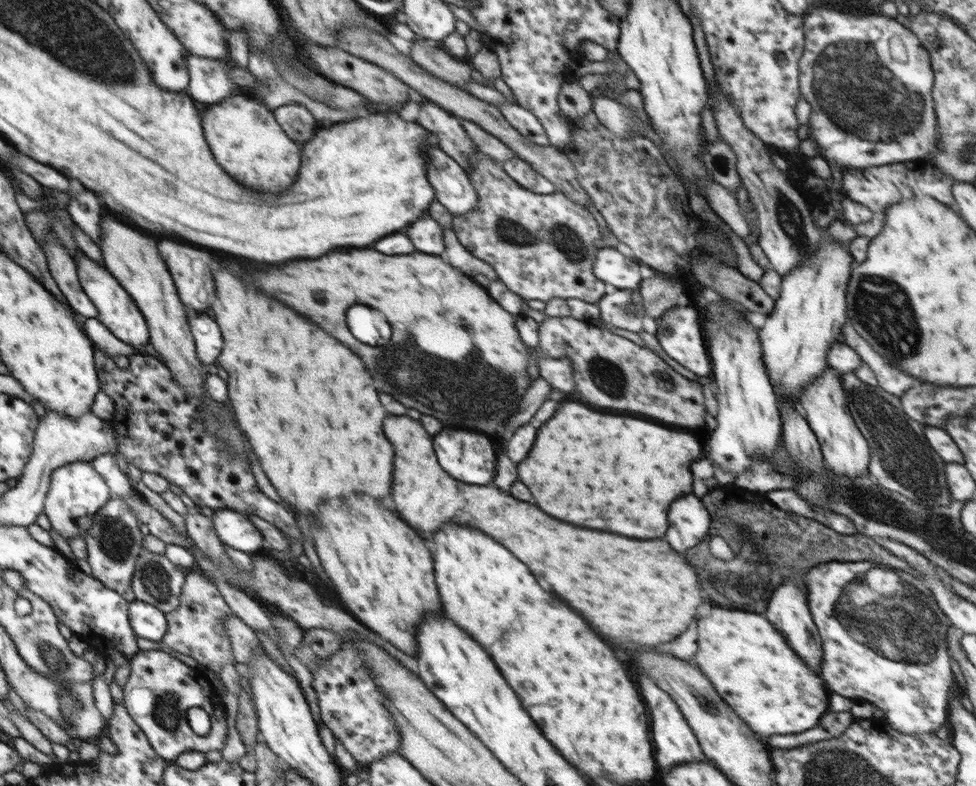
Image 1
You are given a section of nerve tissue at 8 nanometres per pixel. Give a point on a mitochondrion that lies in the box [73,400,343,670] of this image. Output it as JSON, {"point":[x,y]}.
{"point":[116,540]}

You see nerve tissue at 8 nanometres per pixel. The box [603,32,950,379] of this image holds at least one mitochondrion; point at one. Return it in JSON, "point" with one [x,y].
{"point":[857,88]}

